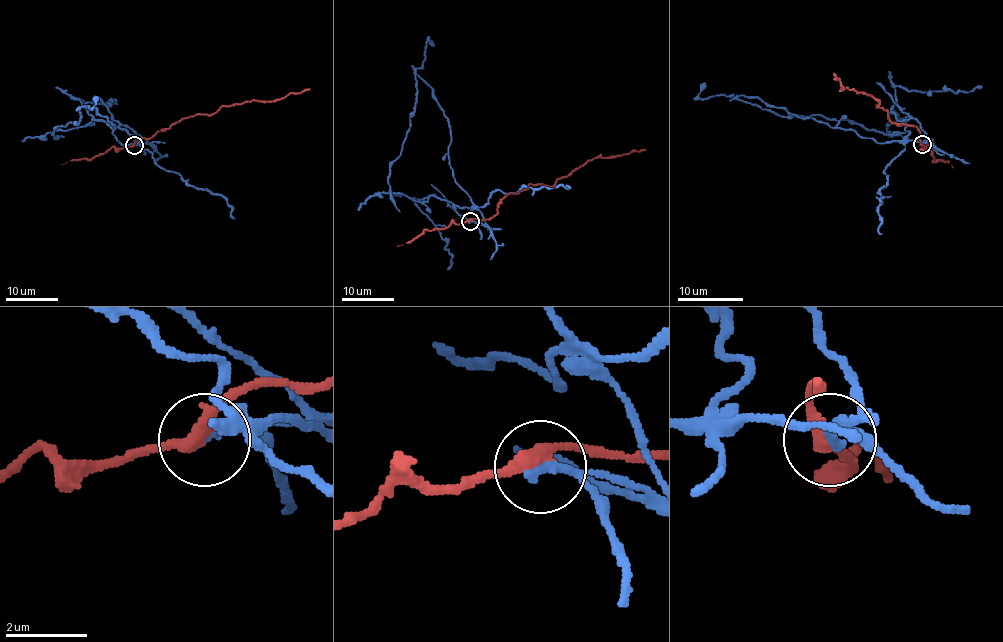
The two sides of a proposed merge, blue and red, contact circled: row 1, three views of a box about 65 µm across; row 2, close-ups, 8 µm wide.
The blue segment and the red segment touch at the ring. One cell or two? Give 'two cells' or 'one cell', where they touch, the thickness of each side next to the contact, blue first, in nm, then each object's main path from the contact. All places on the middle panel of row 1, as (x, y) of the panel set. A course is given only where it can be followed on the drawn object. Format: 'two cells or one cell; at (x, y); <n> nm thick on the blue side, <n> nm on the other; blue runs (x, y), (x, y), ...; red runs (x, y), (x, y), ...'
two cells; at (470, 221); 240 nm thick on the blue side, 300 nm on the other; blue runs (470, 221), (485, 223), (454, 179), (449, 121), (416, 71), (410, 129), (387, 177), (390, 199), (399, 212); red runs (470, 220), (491, 219), (508, 194), (529, 184), (552, 186), (594, 158), (645, 149)

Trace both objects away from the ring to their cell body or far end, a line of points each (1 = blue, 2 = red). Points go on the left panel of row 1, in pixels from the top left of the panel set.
1: (134, 145), (149, 144), (122, 145), (115, 125), (95, 108), (80, 108), (78, 124), (51, 133), (63, 137)
2: (134, 145), (138, 140), (150, 138), (193, 115), (211, 115), (222, 105), (258, 100), (275, 102), (309, 88)

